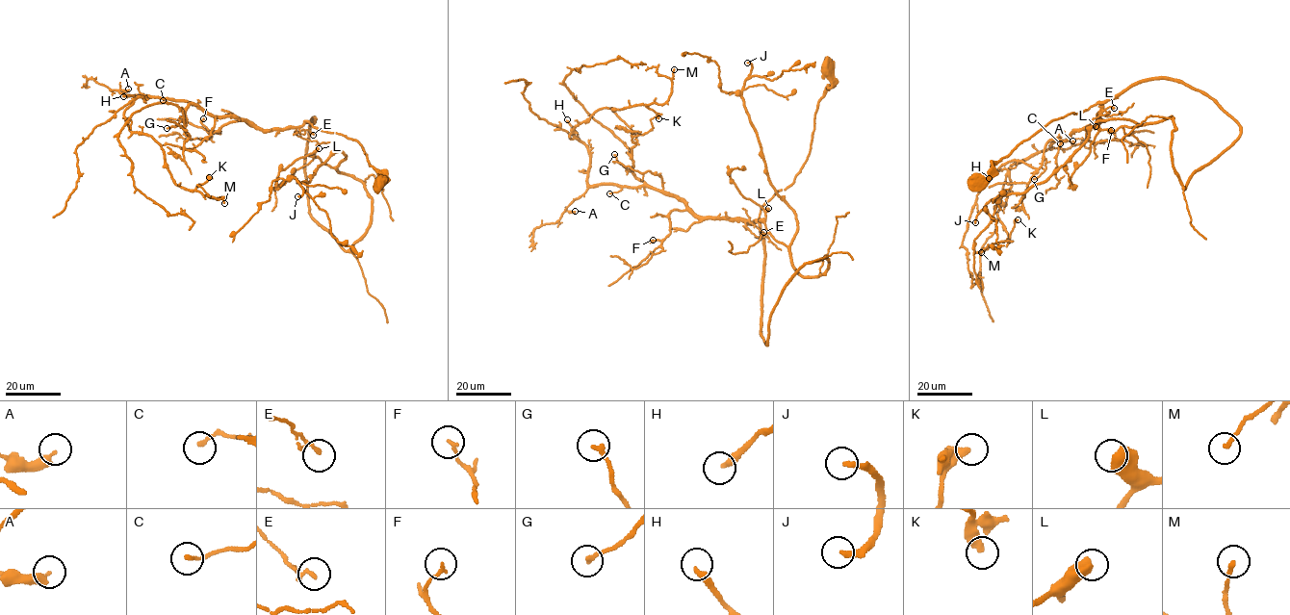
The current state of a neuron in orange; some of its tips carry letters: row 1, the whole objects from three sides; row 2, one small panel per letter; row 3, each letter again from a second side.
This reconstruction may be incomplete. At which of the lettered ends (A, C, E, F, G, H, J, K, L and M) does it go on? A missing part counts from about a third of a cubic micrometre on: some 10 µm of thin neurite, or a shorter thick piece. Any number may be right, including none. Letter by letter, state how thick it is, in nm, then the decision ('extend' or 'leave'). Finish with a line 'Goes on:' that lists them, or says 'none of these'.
A: 360 nm thick; leave
C: 170 nm thick; leave
E: 180 nm thick; leave
F: 130 nm thick; leave
G: 200 nm thick; leave
H: 300 nm thick; leave
J: 240 nm thick; leave
K: 440 nm thick; leave
L: 600 nm thick; leave
M: 200 nm thick; leave
Goes on: none of these

